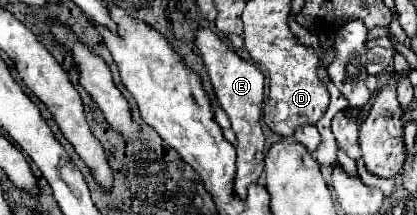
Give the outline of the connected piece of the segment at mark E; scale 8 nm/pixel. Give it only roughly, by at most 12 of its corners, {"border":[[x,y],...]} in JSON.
{"border":[[199,29],[219,105],[237,135],[235,191],[263,171],[265,77],[215,31]]}

